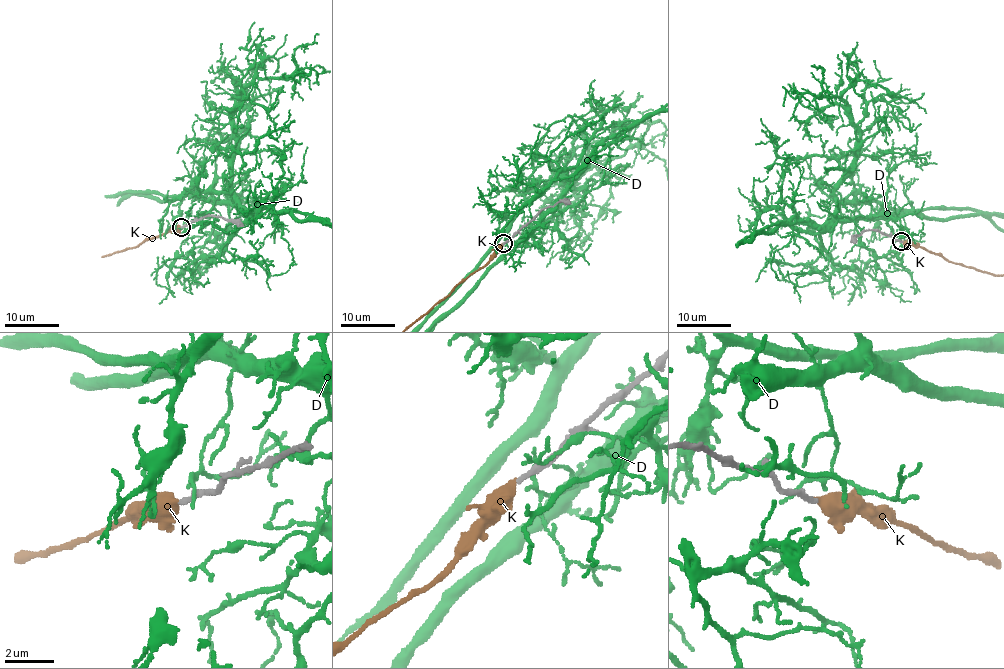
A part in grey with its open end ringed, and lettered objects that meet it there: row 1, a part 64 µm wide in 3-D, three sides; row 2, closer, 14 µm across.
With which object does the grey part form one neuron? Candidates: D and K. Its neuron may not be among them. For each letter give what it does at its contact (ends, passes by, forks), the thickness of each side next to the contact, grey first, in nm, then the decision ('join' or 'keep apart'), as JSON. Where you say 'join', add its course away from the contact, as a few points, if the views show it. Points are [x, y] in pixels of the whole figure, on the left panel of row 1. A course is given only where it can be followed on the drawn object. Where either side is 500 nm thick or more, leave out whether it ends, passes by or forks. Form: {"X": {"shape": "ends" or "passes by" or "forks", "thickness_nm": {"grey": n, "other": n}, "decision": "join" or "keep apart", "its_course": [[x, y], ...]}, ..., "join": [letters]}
{"D": {"shape": "ends", "thickness_nm": {"grey": 320, "other": 200}, "decision": "keep apart"}, "K": {"shape": "ends", "thickness_nm": {"grey": 240, "other": 480}, "decision": "join"}, "join": ["K"]}

